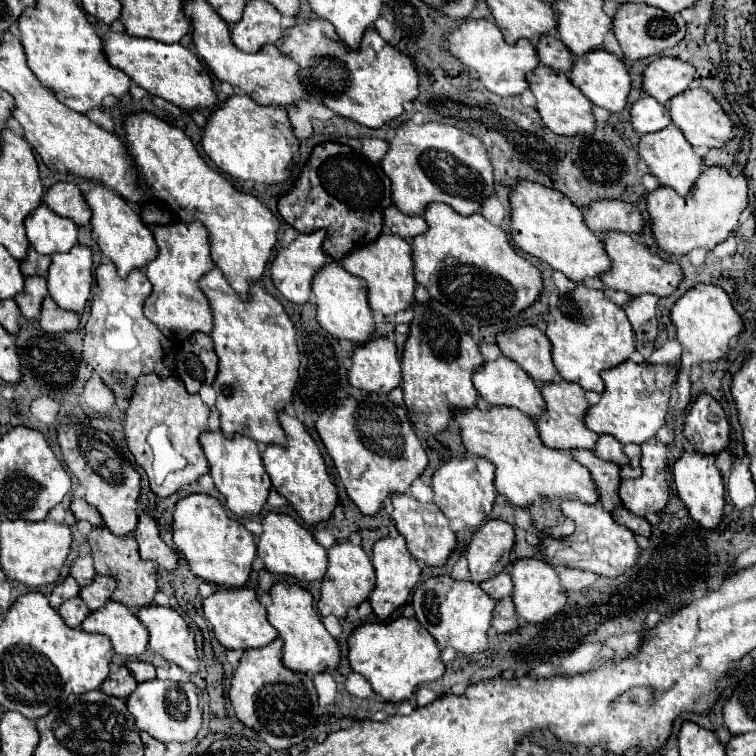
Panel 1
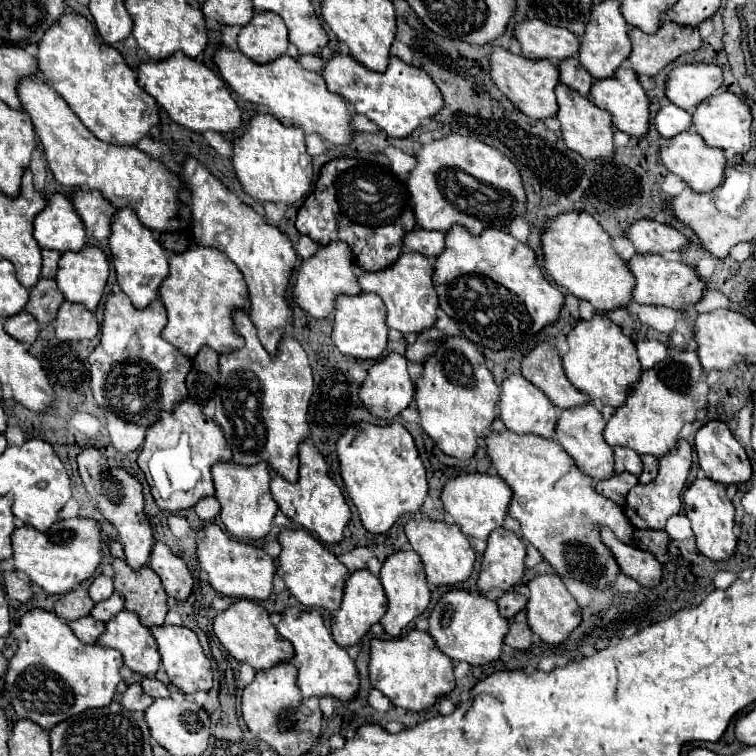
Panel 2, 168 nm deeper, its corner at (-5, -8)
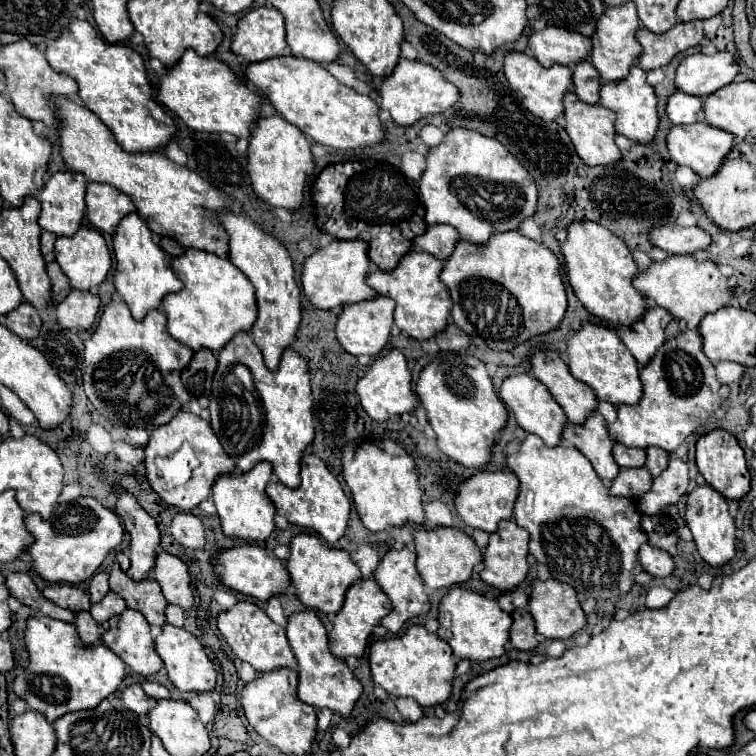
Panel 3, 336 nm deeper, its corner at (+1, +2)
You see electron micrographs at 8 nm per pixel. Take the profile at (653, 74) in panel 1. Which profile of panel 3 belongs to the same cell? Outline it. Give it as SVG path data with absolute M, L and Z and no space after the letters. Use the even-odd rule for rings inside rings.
M698 52L686 56L680 62L674 84L678 90L700 98L730 84L736 74L738 64L734 56L730 56L728 52L716 52L716 54Z

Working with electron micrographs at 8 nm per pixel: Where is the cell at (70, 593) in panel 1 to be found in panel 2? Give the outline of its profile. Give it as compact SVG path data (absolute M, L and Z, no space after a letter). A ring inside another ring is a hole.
M76 588L76 590L60 596L58 602L54 604L56 616L60 616L66 622L88 616L92 612L92 608L94 608L94 602L90 600L86 588Z

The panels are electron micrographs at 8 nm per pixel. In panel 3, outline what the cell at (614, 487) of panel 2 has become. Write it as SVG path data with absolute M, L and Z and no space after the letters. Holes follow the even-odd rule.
M622 468L608 490L612 496L638 498L650 484L652 484L652 476L648 474L648 470L644 470L644 468Z

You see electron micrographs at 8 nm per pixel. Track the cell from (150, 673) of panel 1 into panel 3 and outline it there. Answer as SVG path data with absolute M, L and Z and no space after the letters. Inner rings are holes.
M144 680L140 686L142 686L142 688L144 688L144 692L146 692L148 696L152 696L154 700L160 700L160 698L170 698L170 692L168 692L168 688L166 688L164 684Z

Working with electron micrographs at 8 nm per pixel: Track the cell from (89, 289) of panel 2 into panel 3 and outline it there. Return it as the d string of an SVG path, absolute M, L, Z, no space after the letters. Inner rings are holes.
M82 226L74 236L68 236L68 238L66 236L56 238L54 254L56 254L56 262L60 264L62 272L68 276L70 286L76 290L90 290L90 292L96 290L104 282L104 278L112 266L108 246L106 246L102 234L92 226Z

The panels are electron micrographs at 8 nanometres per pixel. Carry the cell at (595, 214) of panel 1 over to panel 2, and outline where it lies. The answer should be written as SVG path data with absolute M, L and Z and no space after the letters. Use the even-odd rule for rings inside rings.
M638 220L628 228L626 234L640 254L682 252L688 246L688 238L684 234L656 220Z

